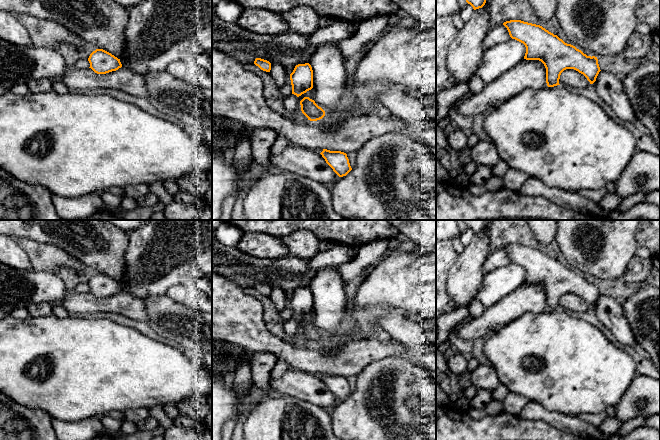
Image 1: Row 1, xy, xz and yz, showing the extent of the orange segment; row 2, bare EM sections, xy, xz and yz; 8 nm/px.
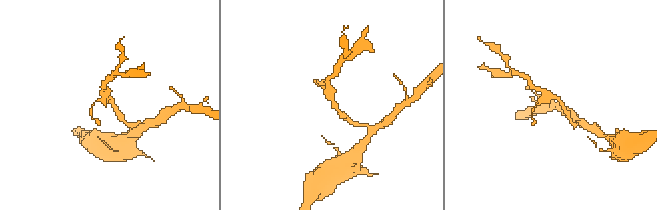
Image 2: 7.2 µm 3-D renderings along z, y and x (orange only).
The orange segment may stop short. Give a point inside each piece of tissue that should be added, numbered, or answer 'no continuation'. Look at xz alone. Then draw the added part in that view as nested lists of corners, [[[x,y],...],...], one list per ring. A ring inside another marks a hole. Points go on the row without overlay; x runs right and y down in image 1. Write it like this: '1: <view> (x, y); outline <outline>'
no continuation

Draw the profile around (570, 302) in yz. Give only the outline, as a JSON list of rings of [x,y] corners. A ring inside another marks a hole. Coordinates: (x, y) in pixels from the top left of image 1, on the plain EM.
[[[566,293],[560,299],[559,308],[569,313],[582,313],[590,309],[590,306],[578,295],[574,293]]]

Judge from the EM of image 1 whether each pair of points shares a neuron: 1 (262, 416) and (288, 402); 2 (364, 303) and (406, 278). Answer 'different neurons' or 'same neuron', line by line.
1: same neuron
2: same neuron

